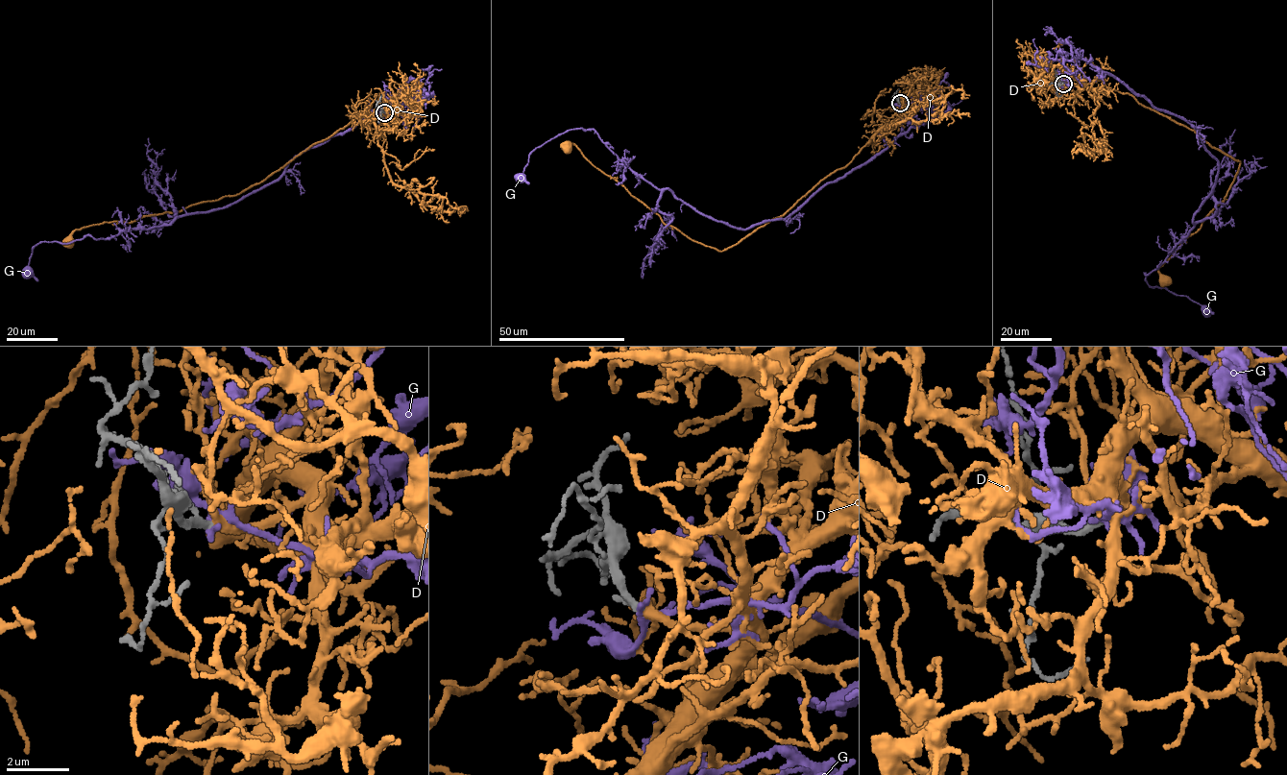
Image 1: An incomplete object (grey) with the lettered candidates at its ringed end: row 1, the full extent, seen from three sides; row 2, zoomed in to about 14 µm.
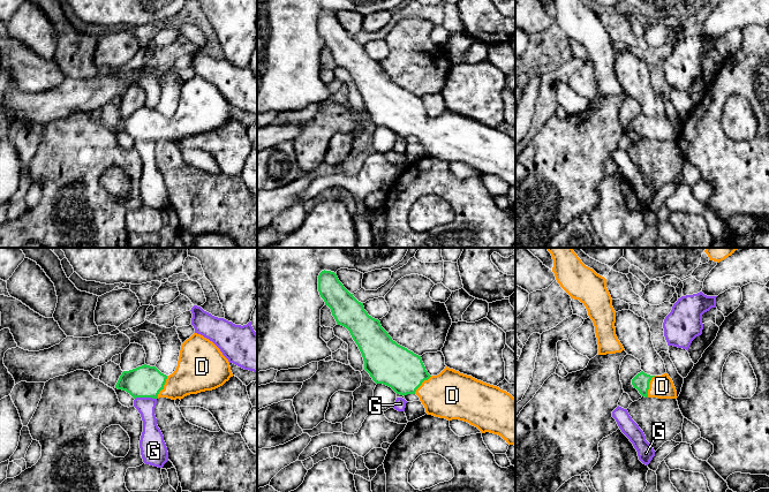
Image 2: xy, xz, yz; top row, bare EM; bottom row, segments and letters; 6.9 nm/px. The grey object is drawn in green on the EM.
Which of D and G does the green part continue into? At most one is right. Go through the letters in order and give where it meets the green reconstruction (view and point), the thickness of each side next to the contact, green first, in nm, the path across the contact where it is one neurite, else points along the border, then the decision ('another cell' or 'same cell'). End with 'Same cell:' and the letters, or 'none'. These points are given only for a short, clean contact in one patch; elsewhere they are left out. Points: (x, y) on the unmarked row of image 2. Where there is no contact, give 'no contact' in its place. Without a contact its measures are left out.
D: contact xy (163, 129); calibres 220 and 280 nm; way xy (144, 123), (163, 129), (176, 128), (195, 114); same cell
G: contact xy (145, 138); calibres 220 and 130 nm; border xy (156, 139), (135, 141); another cell
Same cell: D

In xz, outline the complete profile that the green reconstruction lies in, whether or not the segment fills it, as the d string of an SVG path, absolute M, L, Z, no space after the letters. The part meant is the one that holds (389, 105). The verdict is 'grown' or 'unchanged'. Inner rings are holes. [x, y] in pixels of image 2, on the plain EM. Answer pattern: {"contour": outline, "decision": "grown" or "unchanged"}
{"contour": "M324 12L319 15L318 33L337 66L349 73L362 96L364 112L376 126L386 127L404 138L416 136L428 157L467 164L481 175L498 176L508 187L515 188L515 141L510 135L447 108L439 116L430 118L421 98L393 83L380 63L368 56L363 45L344 29L334 14Z", "decision": "grown"}

